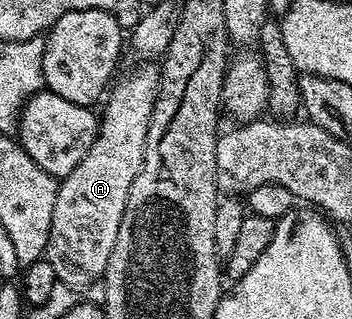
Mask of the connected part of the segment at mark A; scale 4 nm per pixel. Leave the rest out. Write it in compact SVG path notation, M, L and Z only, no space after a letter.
M153 62L138 64L141 65L108 89L91 150L57 185L55 214L51 214L51 234L44 259L55 266L55 274L64 287L66 284L69 288L85 288L104 277L107 258L115 250L119 222L123 222L131 182L135 182L135 174L143 166L153 104L161 89L161 69Z

